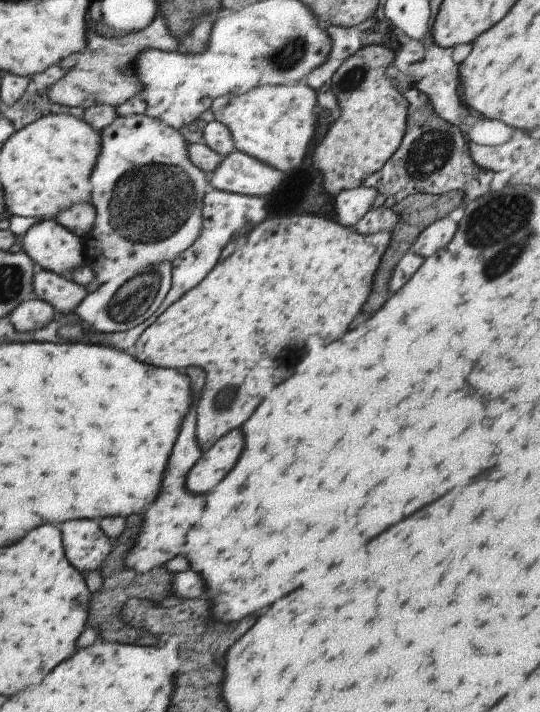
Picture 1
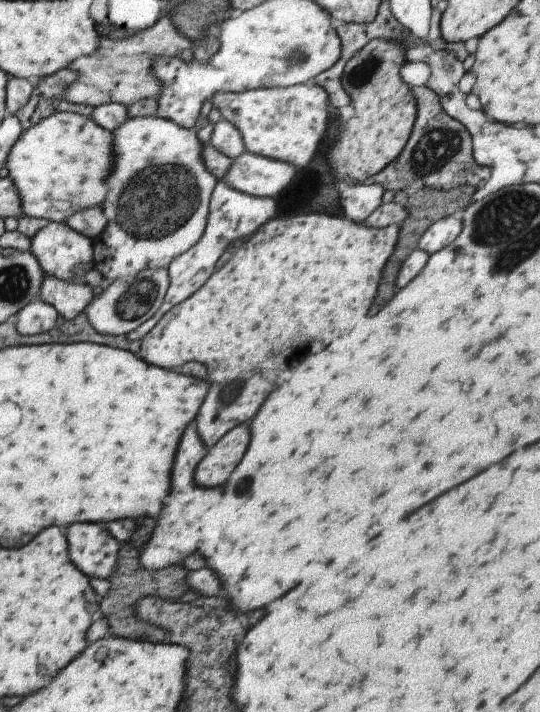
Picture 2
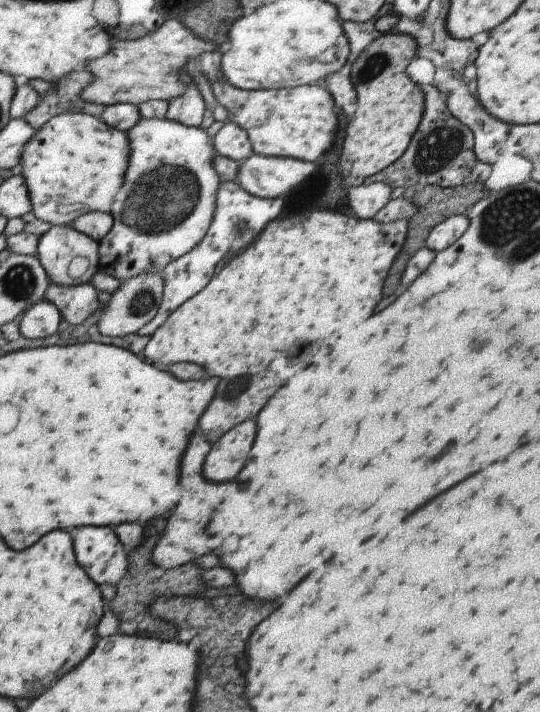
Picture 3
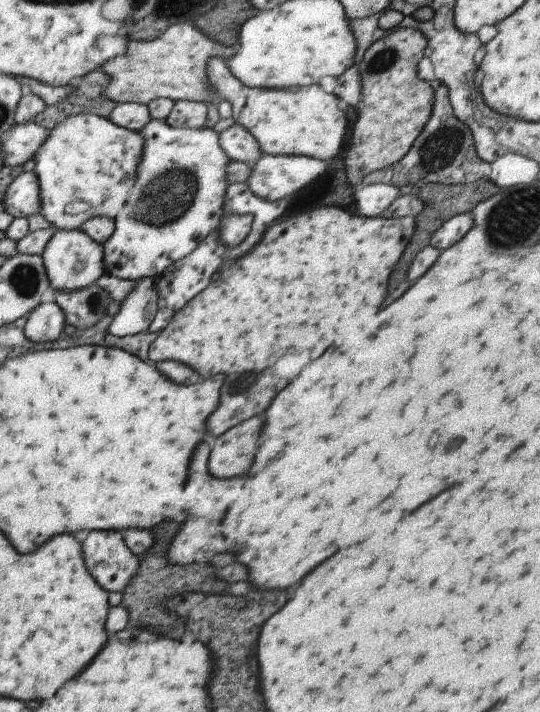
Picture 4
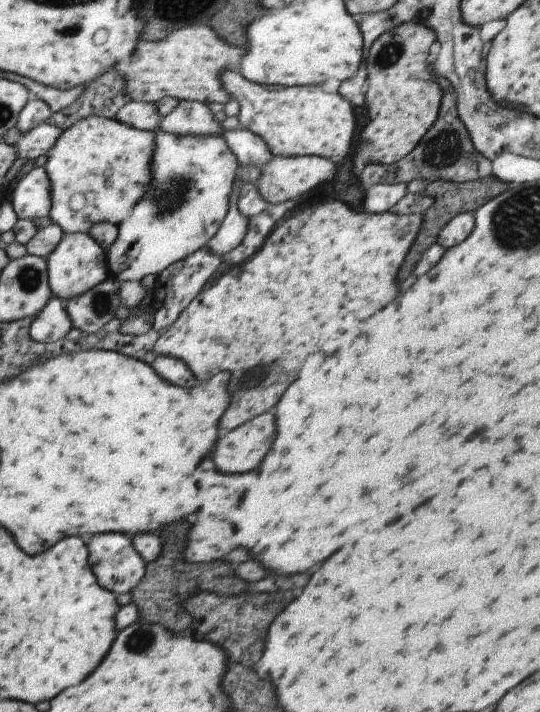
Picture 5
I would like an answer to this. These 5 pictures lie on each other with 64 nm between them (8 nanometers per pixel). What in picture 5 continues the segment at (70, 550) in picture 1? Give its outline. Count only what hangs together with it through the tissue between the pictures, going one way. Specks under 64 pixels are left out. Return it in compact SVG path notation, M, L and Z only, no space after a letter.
M99 534L99 536L91 536L89 542L87 542L87 550L89 550L91 570L95 572L97 584L103 590L109 590L109 592L113 592L113 594L119 596L119 594L125 594L125 592L133 592L139 586L139 582L145 578L147 564L133 550L129 536L121 536L121 534Z

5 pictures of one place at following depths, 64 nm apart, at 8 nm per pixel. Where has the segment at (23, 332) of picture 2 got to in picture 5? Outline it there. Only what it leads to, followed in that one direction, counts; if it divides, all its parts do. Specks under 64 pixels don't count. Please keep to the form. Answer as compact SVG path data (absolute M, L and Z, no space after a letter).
M51 298L31 320L29 338L37 344L55 344L57 340L65 340L65 336L73 330L65 306L61 300Z

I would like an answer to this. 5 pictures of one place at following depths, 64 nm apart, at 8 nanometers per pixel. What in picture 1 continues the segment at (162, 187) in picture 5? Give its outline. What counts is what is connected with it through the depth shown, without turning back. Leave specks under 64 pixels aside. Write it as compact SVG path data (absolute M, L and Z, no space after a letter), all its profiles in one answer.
M147 116L113 118L109 126L99 130L99 156L89 176L89 200L95 208L95 220L89 234L81 236L83 264L91 268L93 280L101 286L105 282L119 282L125 276L139 274L147 266L173 262L199 234L203 196L209 192L205 172L195 168L187 158L187 142L171 126Z

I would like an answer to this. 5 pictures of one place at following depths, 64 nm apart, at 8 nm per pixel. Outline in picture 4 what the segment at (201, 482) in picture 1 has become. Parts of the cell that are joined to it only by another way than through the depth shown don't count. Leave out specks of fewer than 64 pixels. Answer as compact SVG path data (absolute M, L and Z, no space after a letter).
M255 416L215 438L209 454L209 474L215 478L245 474L253 462L261 430L263 416Z

